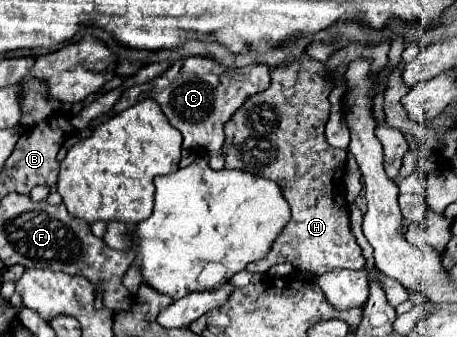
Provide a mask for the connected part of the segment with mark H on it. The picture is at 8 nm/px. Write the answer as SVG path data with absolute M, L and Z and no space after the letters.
M302 52L296 62L280 64L270 72L270 86L264 92L252 94L246 102L236 110L236 114L226 124L226 142L224 142L224 160L226 168L244 168L248 172L256 172L260 176L268 176L270 180L280 180L284 186L284 196L292 208L292 220L288 228L284 228L284 236L276 240L272 252L266 258L248 264L248 272L268 272L272 266L290 262L296 270L312 270L316 274L330 272L334 268L350 268L360 270L364 268L366 260L362 256L360 246L356 244L354 234L350 232L350 218L348 218L348 202L346 202L346 188L344 188L344 168L348 150L334 148L326 142L324 126L330 118L330 102L328 94L332 90L330 70L326 62L318 62L308 52Z

